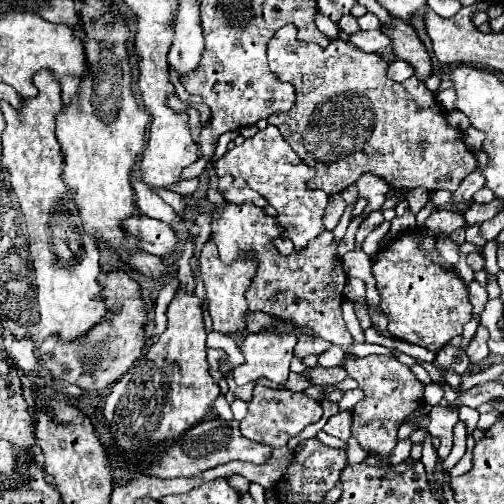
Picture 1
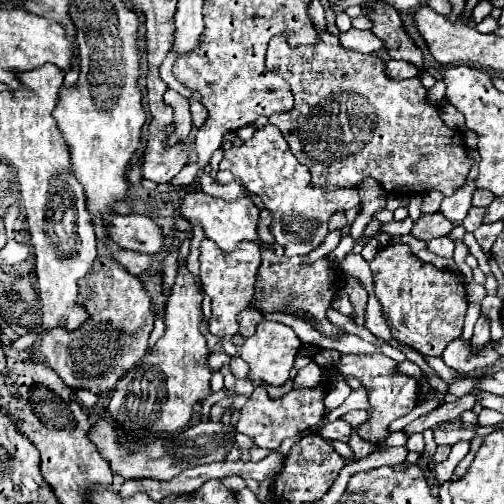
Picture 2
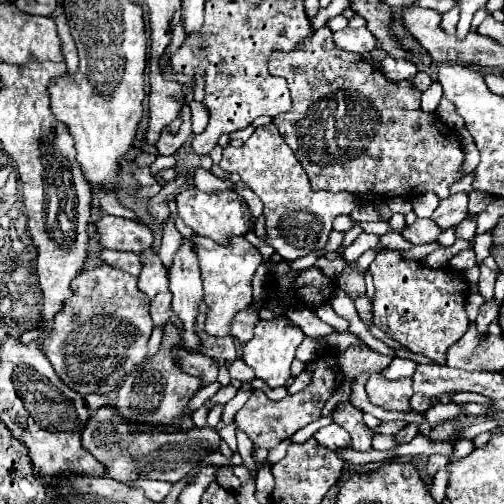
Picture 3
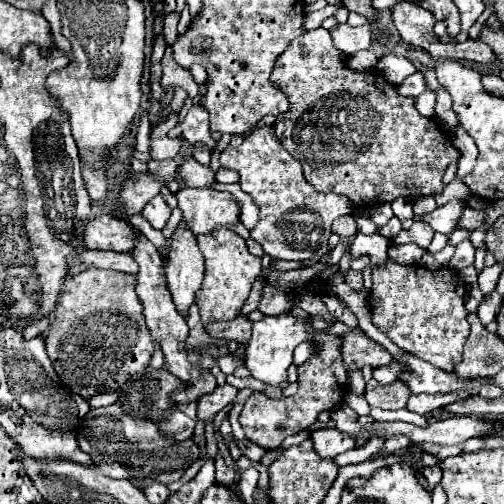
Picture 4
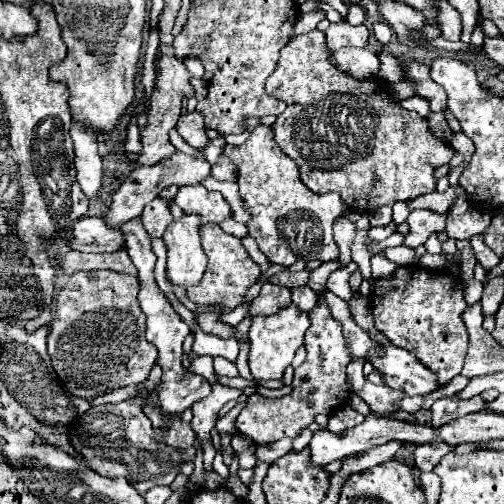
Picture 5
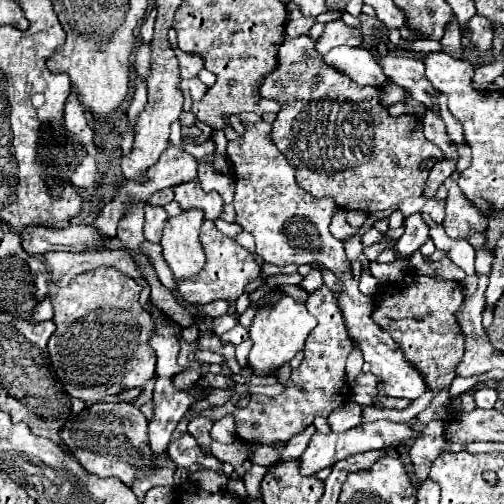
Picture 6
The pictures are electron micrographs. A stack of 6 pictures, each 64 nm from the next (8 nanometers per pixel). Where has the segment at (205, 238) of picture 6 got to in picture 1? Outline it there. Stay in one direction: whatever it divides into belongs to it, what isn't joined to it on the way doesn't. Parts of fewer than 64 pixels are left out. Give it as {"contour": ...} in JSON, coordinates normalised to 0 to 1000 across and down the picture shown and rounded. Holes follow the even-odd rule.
{"contour":[[[413,476],[401,492],[401,504],[397,504],[397,528],[401,528],[401,556],[409,567],[409,587],[417,595],[417,627],[425,639],[425,655],[444,659],[444,663],[464,663],[464,659],[484,655],[484,623],[492,615],[484,583],[496,571],[496,560],[508,544],[504,504],[476,500],[476,512],[452,528],[437,516],[429,484],[421,484],[421,476]]]}

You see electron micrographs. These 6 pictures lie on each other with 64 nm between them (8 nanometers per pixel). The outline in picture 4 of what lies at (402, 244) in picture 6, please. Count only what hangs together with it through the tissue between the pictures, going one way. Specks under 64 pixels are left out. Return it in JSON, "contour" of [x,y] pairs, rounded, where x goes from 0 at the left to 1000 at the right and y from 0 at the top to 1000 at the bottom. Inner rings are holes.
{"contour":[[[897,397],[889,401],[885,409],[877,413],[865,413],[849,425],[837,425],[837,429],[821,429],[821,440],[845,440],[853,452],[861,452],[865,460],[877,460],[877,464],[893,464],[917,425],[917,397]]]}

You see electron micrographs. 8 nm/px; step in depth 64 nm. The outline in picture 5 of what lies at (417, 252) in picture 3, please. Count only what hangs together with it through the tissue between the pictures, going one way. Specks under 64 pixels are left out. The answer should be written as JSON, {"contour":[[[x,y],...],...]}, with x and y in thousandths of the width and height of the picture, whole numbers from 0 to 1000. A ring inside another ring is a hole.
{"contour":[[[794,486],[768,492],[762,498],[764,510],[792,528],[813,528],[821,520],[823,494]]]}

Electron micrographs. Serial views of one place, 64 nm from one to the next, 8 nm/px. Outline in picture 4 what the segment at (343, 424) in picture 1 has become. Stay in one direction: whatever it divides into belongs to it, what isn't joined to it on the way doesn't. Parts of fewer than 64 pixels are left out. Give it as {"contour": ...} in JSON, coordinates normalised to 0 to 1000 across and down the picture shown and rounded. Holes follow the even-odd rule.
{"contour":[[[635,849],[619,861],[619,881],[635,909],[667,909],[679,897],[706,889],[706,869],[706,863],[667,849]]]}

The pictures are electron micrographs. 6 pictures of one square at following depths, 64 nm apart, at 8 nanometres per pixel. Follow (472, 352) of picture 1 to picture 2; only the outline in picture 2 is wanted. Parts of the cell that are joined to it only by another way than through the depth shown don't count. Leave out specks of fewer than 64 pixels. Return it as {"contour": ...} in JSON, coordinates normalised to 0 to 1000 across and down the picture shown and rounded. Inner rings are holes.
{"contour":[[[952,627],[940,651],[940,667],[937,667],[937,687],[940,690],[956,690],[956,683],[964,683],[972,675],[972,647],[968,647],[968,631]]]}

